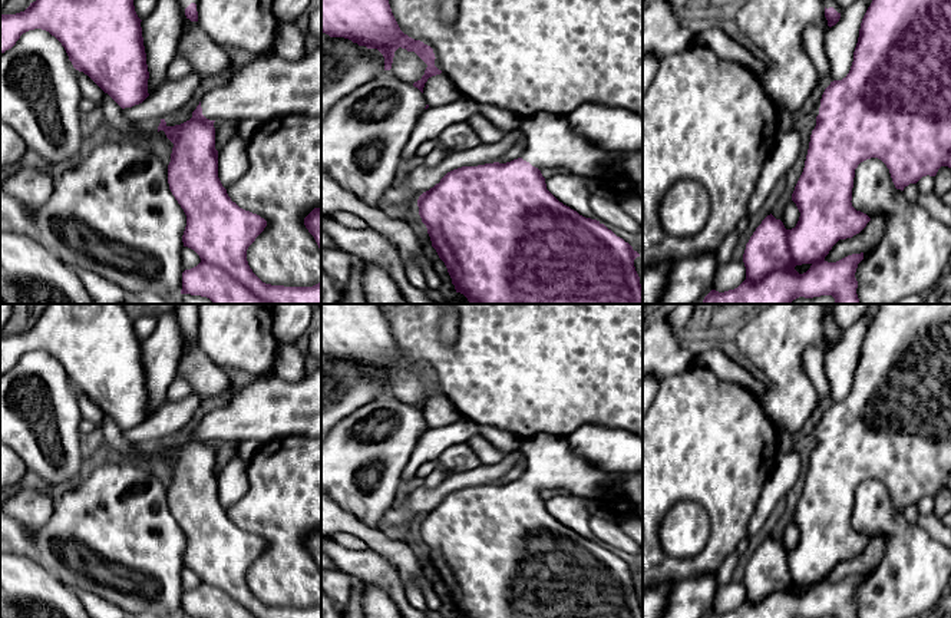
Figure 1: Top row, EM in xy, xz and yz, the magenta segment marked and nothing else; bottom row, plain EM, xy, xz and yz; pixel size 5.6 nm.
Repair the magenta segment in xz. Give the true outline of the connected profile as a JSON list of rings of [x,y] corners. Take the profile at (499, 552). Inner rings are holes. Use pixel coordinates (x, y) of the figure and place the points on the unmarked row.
[[[538,433],[526,440],[522,440],[519,452],[522,453],[526,463],[525,472],[521,479],[506,485],[493,483],[453,490],[448,493],[439,505],[423,513],[417,520],[419,536],[422,539],[422,543],[427,549],[432,568],[436,571],[439,579],[445,584],[456,614],[460,614],[465,618],[643,618],[640,598],[634,588],[634,581],[640,578],[640,575],[634,572],[628,564],[617,558],[600,542],[585,539],[577,532],[559,523],[547,510],[545,499],[541,495],[544,490],[559,488],[581,498],[600,499],[604,496],[614,496],[627,500],[631,505],[634,515],[637,515],[643,520],[643,470],[630,472],[600,469],[588,459],[577,455],[571,449],[565,437],[559,437],[551,433]]]

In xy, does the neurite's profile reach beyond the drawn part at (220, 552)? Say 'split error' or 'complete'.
split error

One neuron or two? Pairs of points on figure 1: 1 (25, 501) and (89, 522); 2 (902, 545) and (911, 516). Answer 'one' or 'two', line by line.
1: two
2: two

